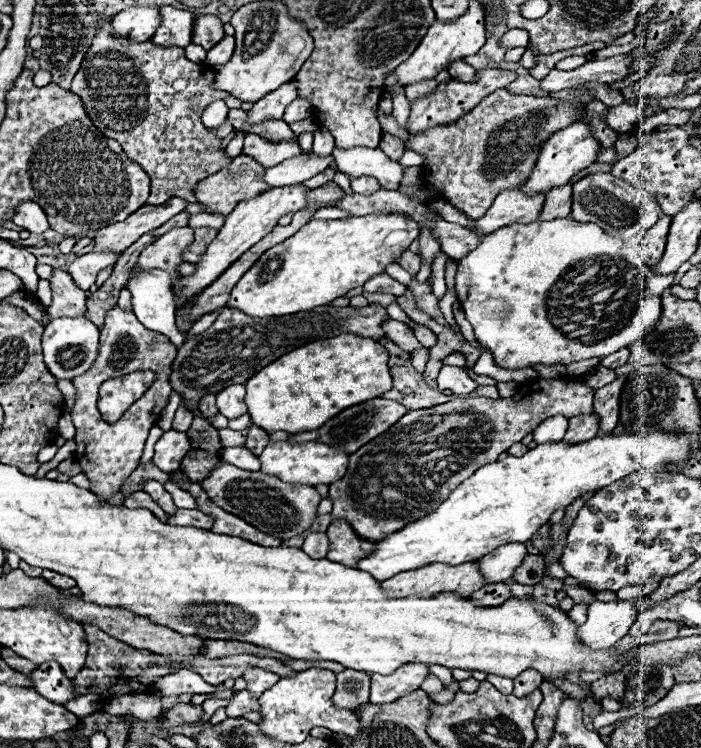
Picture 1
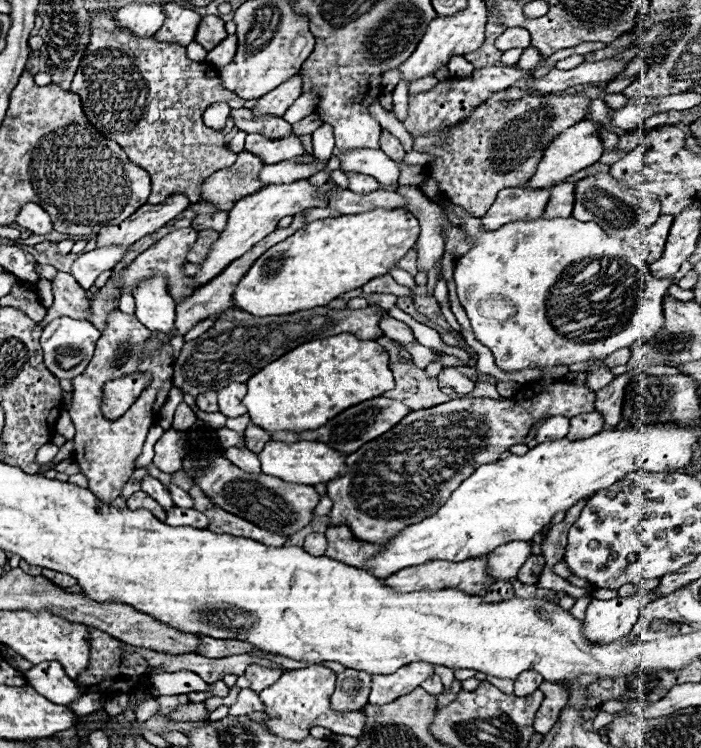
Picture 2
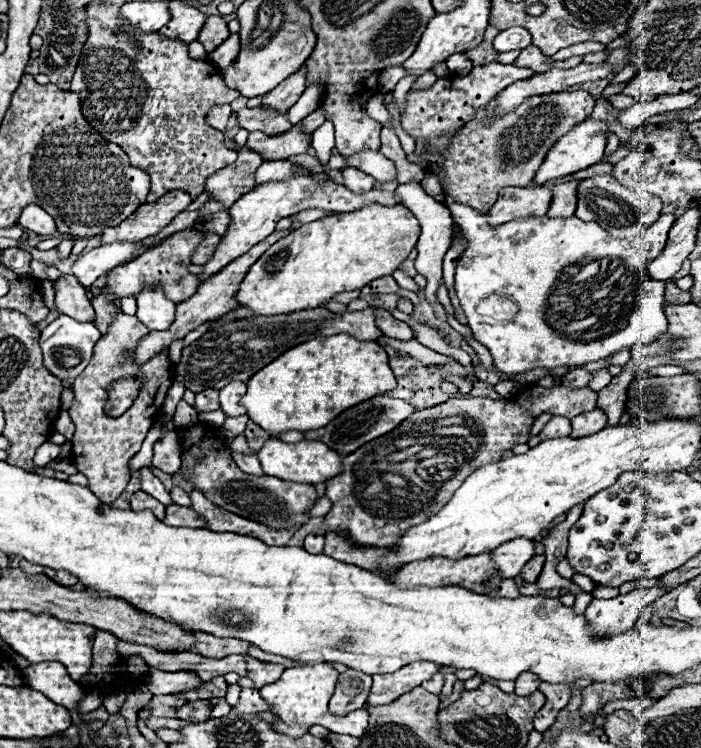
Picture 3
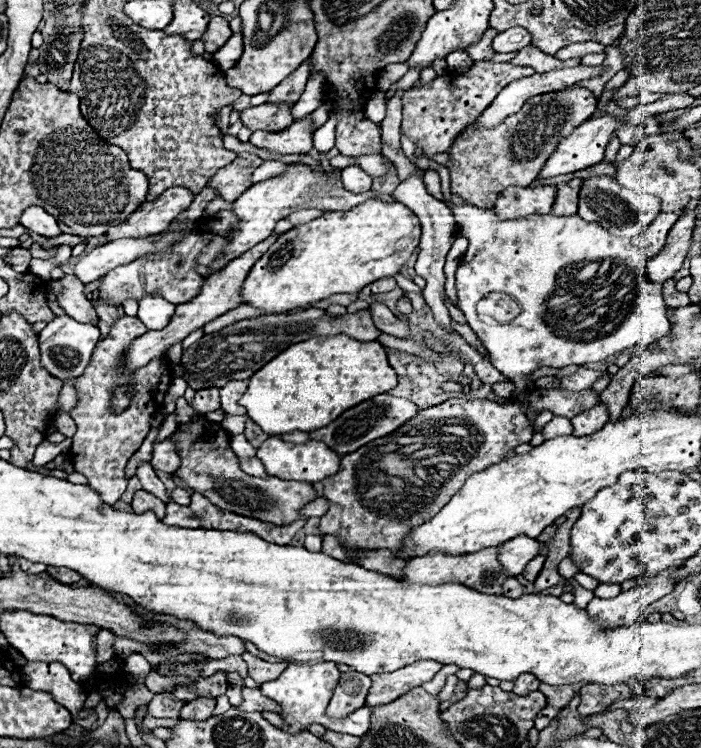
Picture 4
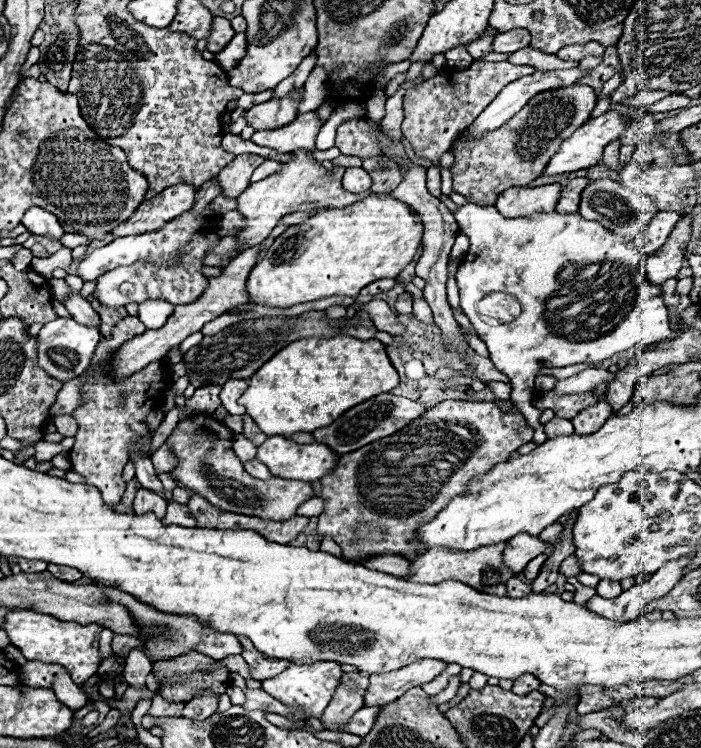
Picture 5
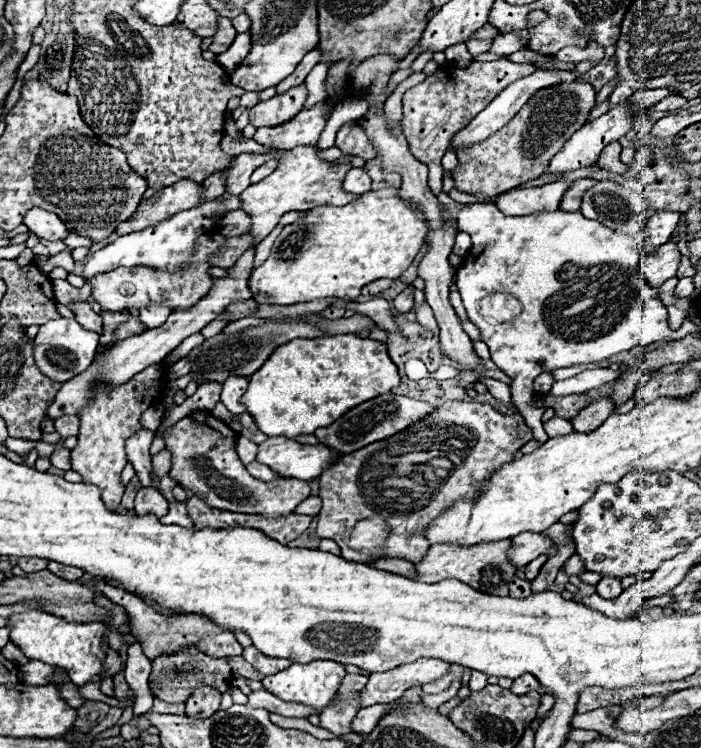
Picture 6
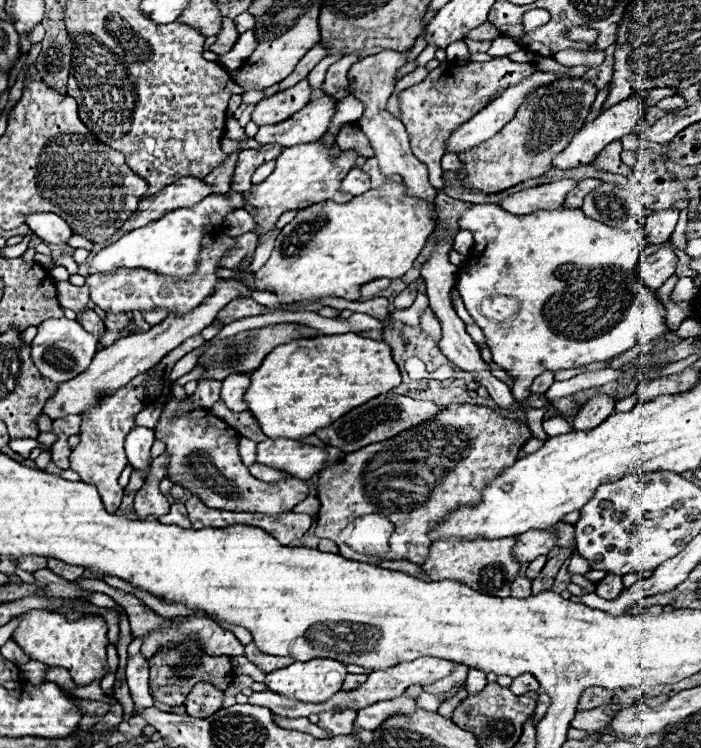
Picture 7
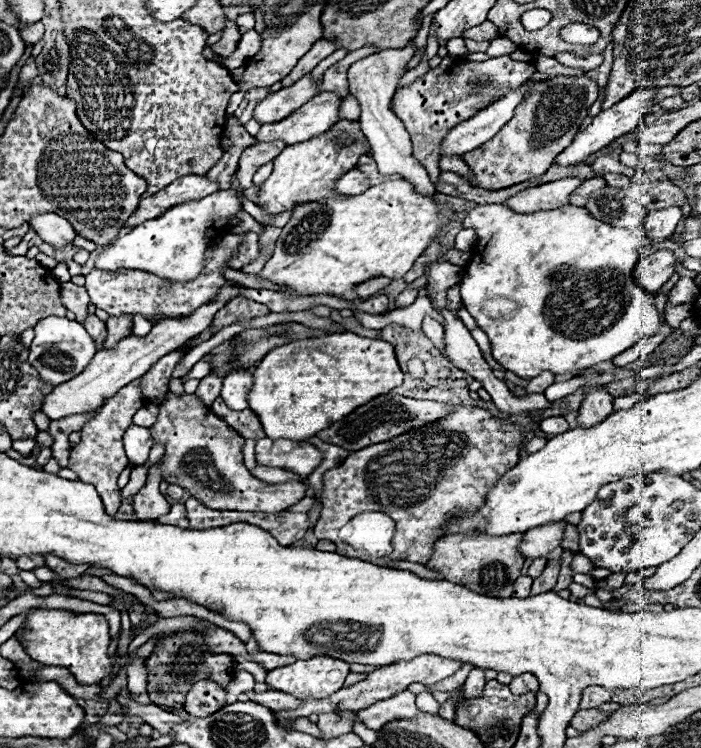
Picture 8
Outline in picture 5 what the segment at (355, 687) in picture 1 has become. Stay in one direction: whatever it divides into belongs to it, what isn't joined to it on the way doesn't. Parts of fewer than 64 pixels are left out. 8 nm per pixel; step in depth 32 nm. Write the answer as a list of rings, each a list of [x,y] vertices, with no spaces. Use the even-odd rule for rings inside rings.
[[[346,672],[334,692],[332,702],[324,710],[326,728],[334,730],[336,724],[344,724],[350,720],[350,716],[364,706],[364,692],[368,690],[368,676],[362,672]]]

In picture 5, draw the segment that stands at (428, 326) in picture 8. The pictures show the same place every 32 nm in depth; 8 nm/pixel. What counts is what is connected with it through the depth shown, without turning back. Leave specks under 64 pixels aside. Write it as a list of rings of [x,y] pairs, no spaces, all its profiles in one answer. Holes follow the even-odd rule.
[[[413,295],[412,298],[416,318],[418,318],[418,320],[422,320],[422,322],[426,322],[426,324],[430,324],[430,322],[432,322],[432,312],[430,312],[430,308],[428,308],[426,301],[423,298],[415,298]]]

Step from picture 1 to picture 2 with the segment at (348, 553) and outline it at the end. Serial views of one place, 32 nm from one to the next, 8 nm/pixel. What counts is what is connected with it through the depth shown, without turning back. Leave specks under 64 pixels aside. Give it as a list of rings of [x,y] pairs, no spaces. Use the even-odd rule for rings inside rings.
[[[344,524],[328,528],[326,538],[328,538],[326,556],[332,560],[338,560],[338,562],[344,562],[348,566],[362,566],[368,558],[372,558],[372,554],[374,556],[378,554],[376,544],[356,540],[354,534],[350,532],[350,528]]]

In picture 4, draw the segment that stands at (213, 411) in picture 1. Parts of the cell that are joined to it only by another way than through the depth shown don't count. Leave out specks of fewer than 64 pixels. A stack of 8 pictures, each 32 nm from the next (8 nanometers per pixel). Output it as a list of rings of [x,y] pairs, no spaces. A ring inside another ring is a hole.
[[[204,388],[204,390],[196,392],[196,396],[194,396],[194,400],[192,400],[192,408],[200,414],[218,410],[218,408],[220,408],[218,388]]]

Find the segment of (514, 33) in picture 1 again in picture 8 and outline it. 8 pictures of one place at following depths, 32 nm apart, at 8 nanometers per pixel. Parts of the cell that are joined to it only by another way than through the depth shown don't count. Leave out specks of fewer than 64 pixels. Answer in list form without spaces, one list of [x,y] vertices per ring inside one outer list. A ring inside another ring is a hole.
[[[494,38],[492,42],[490,42],[490,48],[486,50],[486,54],[488,56],[506,56],[506,54],[512,54],[512,52],[516,52],[518,50],[518,46],[512,42],[512,40],[508,40],[508,38]]]

